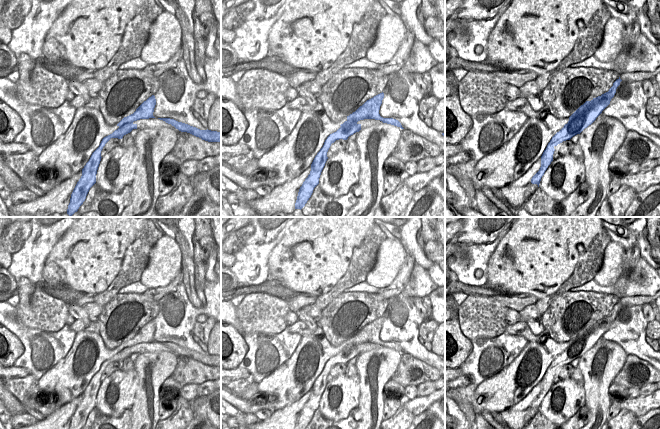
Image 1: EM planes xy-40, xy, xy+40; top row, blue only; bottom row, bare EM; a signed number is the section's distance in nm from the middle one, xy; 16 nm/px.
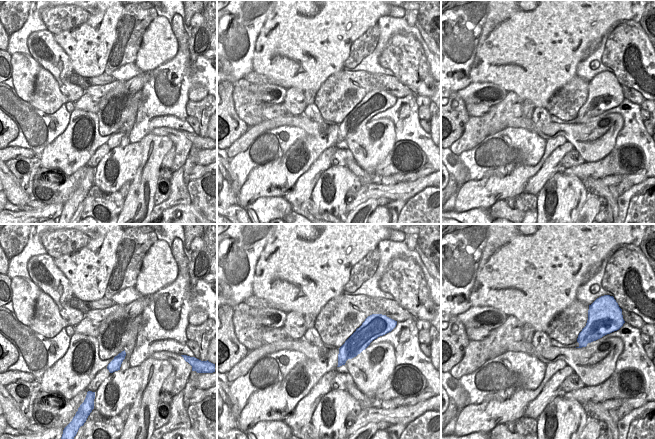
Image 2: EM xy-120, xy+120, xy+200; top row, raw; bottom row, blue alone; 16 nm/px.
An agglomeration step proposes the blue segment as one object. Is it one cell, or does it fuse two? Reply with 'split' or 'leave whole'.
leave whole

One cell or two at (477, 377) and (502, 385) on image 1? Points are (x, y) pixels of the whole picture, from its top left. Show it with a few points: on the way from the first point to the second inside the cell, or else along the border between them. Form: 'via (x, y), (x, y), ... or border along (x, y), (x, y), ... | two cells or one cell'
border along (505, 366), (477, 386) | two cells

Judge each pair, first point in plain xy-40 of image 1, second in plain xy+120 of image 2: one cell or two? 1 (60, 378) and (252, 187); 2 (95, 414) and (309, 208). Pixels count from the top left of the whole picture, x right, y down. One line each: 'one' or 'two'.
1: one
2: one

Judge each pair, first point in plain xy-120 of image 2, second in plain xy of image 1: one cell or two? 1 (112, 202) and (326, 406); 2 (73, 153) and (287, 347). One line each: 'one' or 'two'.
1: two
2: two

